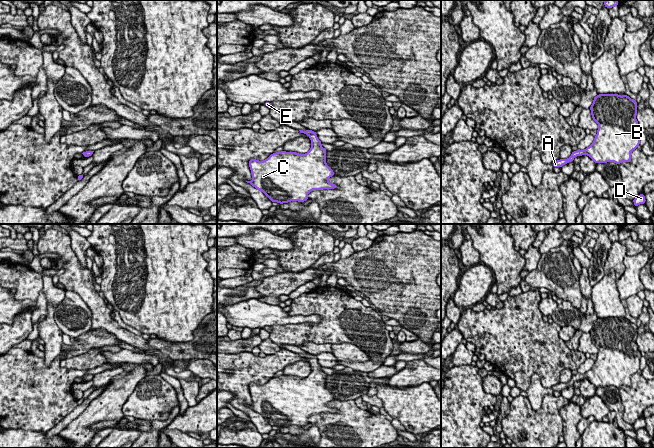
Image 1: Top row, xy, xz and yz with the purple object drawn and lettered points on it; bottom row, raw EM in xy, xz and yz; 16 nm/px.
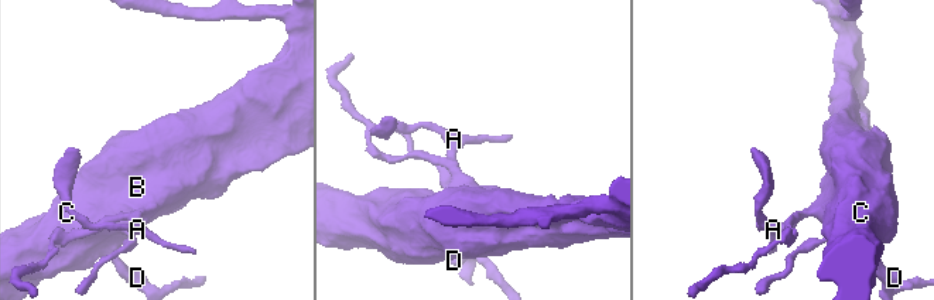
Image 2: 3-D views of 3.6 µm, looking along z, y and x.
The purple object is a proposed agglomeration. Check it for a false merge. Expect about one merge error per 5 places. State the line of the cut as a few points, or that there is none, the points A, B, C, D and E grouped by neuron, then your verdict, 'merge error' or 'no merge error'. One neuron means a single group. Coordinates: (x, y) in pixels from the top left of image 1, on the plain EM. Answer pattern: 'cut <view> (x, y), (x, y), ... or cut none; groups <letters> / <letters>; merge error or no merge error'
cut none; groups A B C D E; no merge error

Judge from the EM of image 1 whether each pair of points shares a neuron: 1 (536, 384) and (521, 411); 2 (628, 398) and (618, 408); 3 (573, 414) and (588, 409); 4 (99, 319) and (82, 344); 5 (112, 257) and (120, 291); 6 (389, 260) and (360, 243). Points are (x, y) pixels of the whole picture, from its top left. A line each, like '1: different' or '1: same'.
1: different
2: different
3: different
4: different
5: same
6: different

